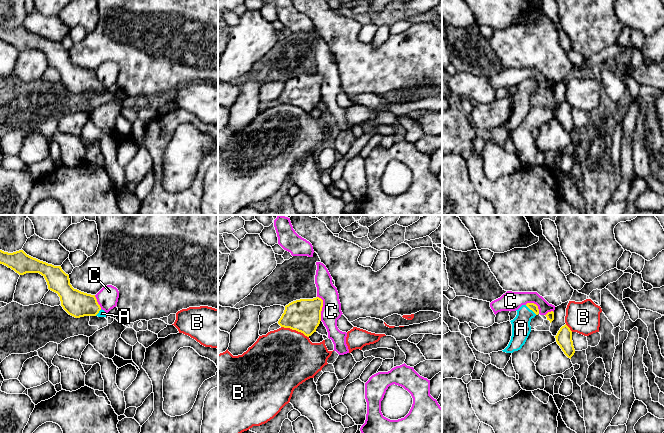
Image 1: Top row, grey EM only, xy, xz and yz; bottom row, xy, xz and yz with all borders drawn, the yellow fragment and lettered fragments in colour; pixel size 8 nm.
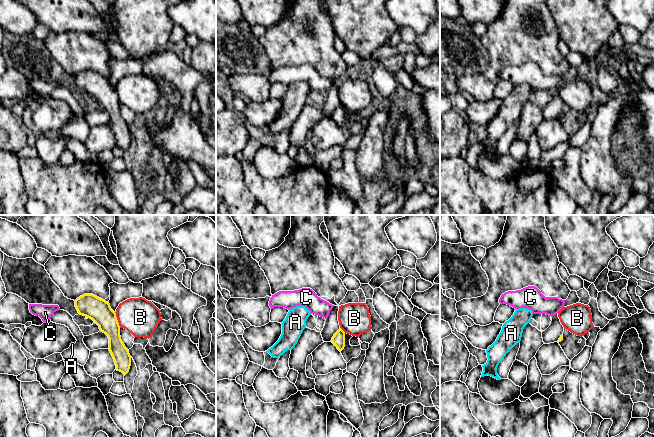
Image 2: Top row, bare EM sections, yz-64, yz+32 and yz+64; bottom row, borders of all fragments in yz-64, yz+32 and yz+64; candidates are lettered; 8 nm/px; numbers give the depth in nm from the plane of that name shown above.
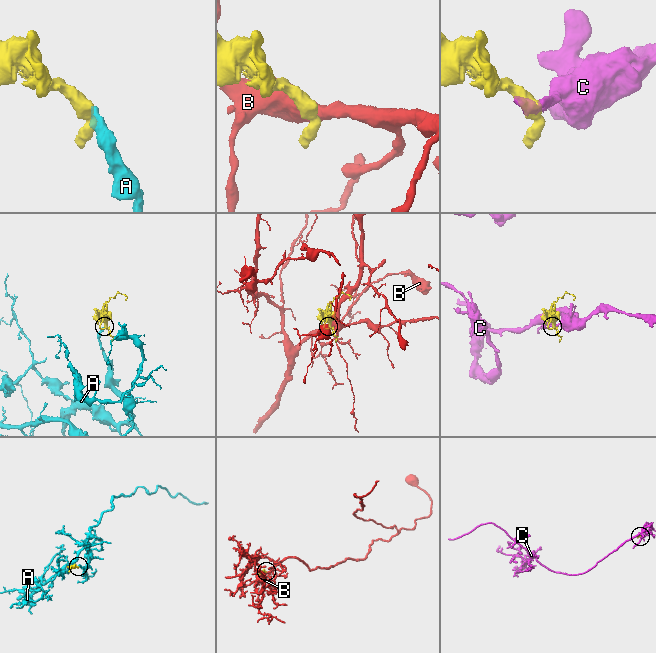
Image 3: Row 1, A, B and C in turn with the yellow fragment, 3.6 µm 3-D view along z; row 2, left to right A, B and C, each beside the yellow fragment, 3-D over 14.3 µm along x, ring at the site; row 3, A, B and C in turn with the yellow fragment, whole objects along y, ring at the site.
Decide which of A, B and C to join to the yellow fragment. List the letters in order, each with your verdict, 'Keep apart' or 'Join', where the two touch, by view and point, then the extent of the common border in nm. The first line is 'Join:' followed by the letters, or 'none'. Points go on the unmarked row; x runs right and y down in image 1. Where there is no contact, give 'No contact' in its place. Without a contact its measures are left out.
Join: A
A: Join. Touches yellow at yz (531, 85). Shared border 120 nm
B: Keep apart. Touches yellow at xz (295, 105). Shared border 240 nm
C: Keep apart. Touches yellow at xz (321, 84). Shared border 200 nm

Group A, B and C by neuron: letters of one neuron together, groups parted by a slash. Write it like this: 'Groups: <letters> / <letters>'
Groups: A / B / C

